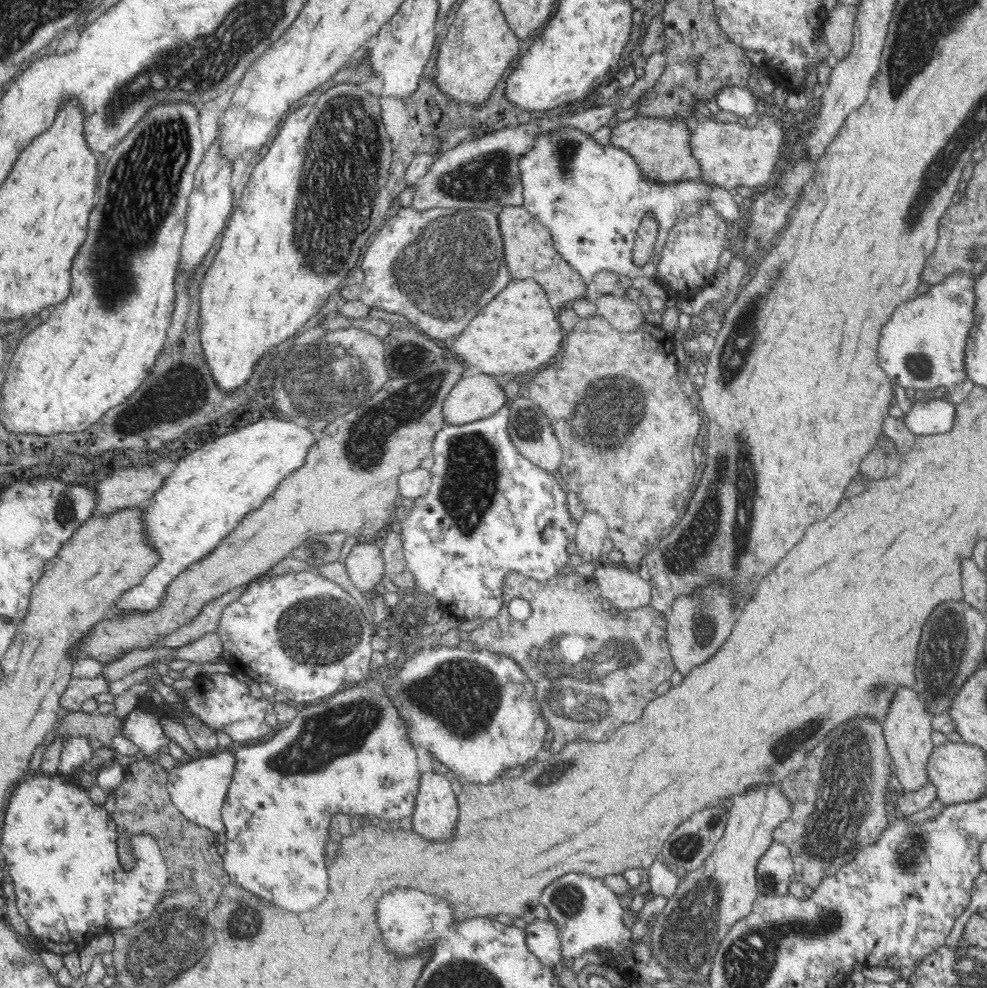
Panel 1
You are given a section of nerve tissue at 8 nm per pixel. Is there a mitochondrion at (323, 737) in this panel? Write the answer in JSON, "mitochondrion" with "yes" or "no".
{"mitochondrion":"yes"}

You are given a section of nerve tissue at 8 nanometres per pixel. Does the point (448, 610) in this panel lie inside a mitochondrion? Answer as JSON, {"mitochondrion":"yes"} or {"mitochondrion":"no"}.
{"mitochondrion":"no"}

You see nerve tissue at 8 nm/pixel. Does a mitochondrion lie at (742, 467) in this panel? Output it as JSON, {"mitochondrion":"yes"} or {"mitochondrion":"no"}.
{"mitochondrion":"yes"}

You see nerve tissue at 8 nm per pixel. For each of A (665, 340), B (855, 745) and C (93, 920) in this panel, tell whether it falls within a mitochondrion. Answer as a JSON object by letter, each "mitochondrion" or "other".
{"A":"other","B":"mitochondrion","C":"other"}

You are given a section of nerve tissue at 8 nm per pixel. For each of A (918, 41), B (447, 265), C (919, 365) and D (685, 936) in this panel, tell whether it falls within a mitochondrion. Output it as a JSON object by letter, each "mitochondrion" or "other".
{"A":"mitochondrion","B":"mitochondrion","C":"mitochondrion","D":"mitochondrion"}

